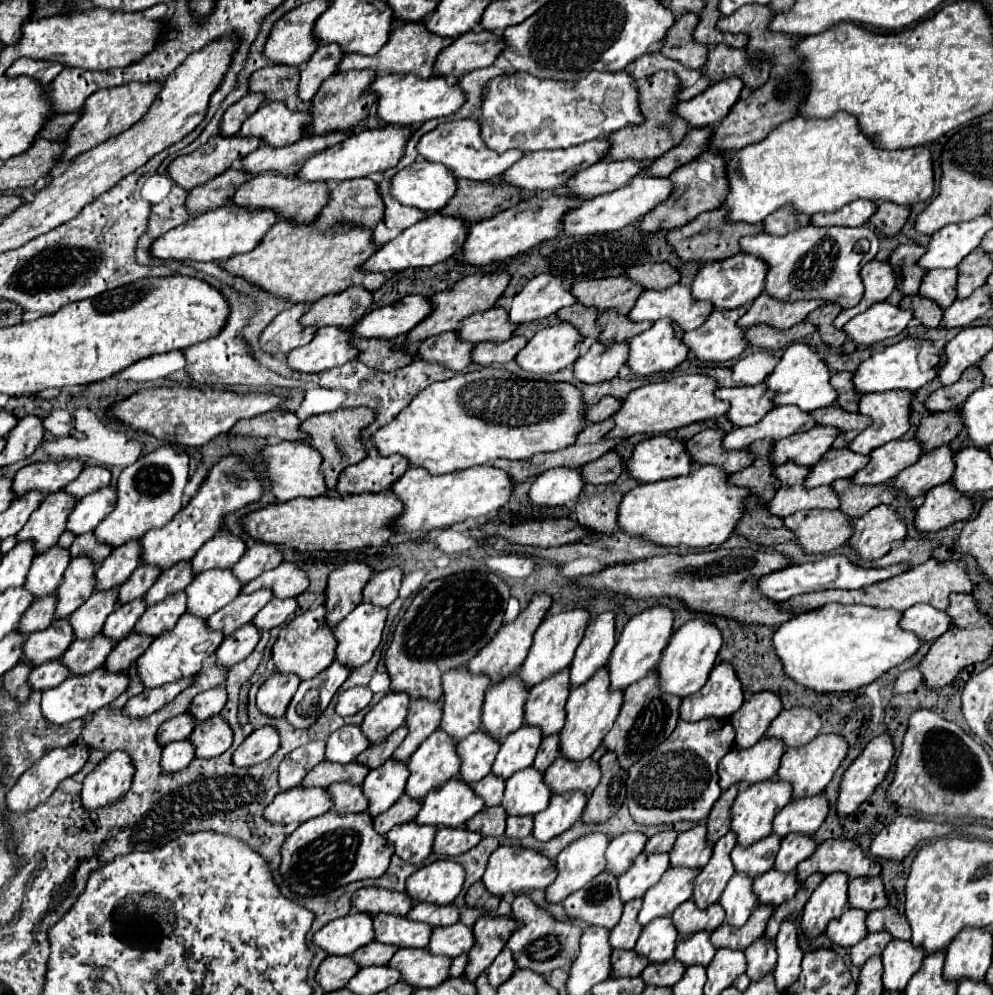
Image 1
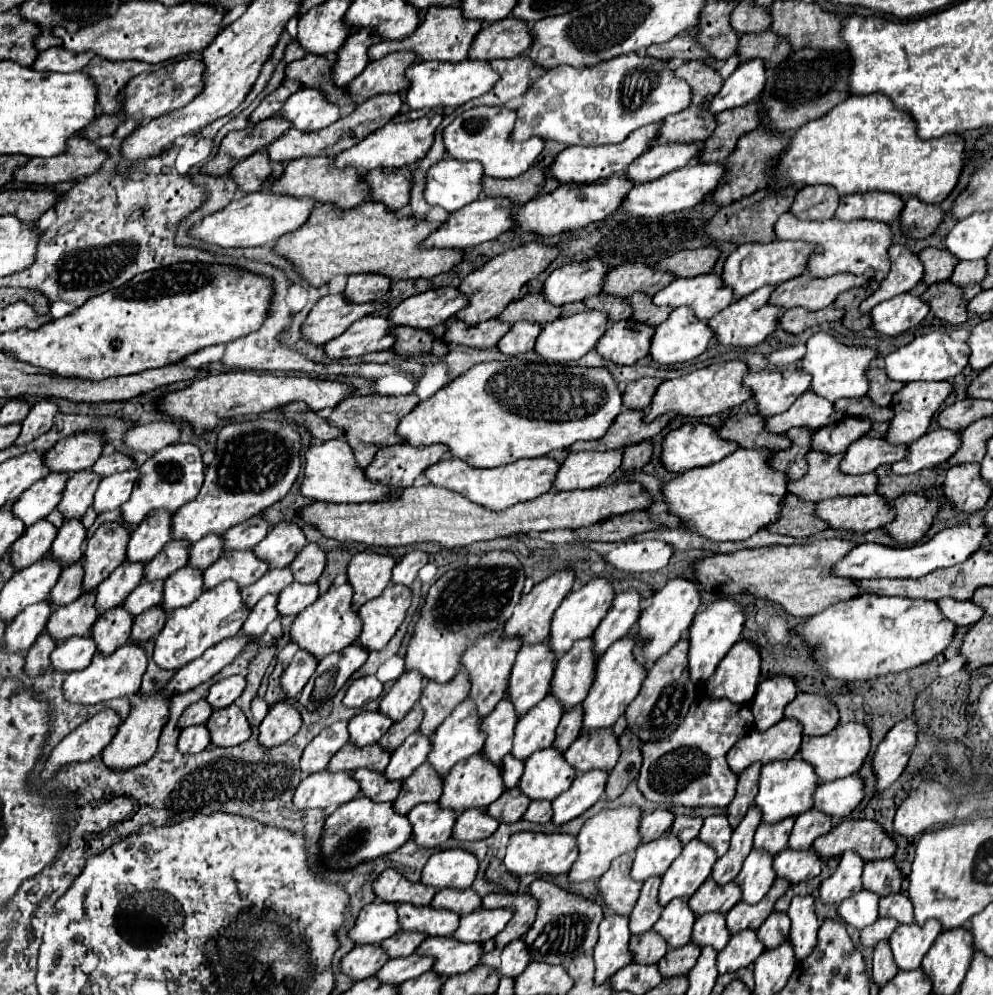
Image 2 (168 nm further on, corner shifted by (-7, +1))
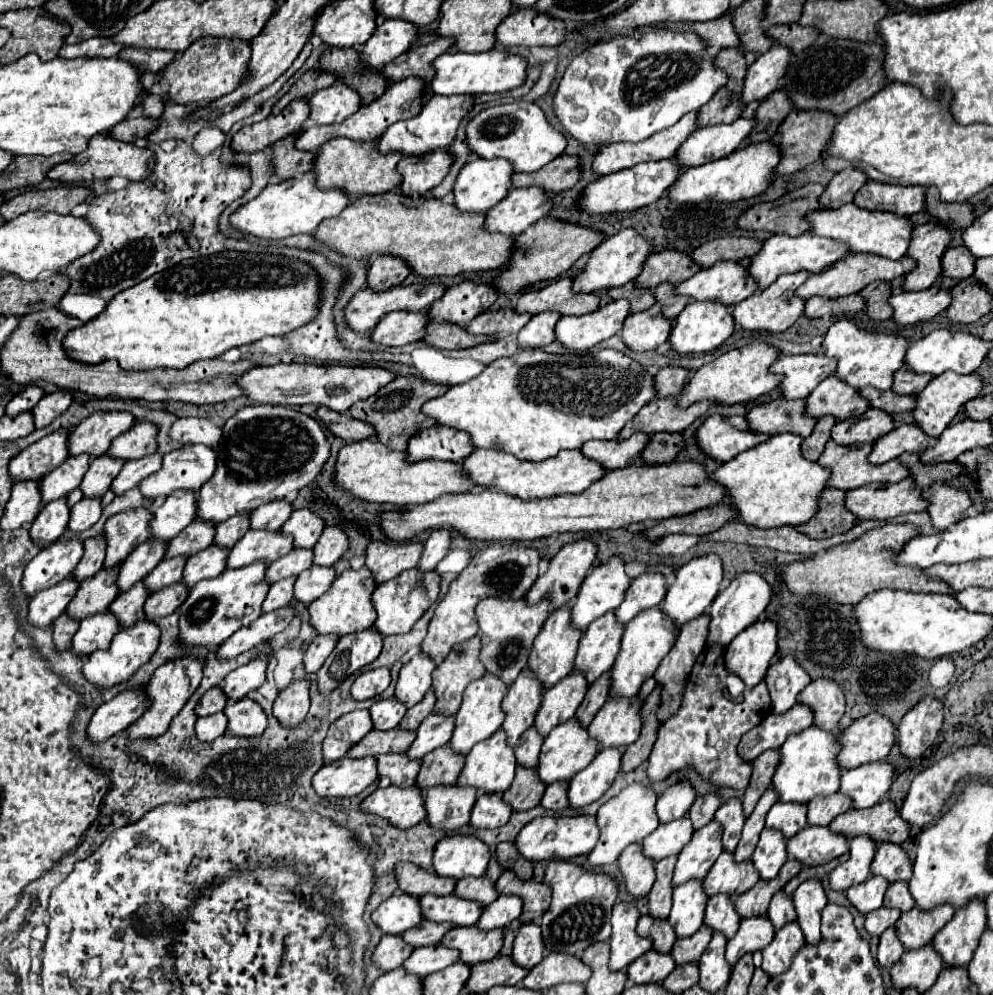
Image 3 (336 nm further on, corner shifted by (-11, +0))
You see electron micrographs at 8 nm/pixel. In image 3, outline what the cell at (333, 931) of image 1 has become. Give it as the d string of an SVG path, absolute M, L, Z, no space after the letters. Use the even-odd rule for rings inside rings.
M398 890L380 904L380 908L372 914L372 920L384 934L404 934L422 922L420 898Z

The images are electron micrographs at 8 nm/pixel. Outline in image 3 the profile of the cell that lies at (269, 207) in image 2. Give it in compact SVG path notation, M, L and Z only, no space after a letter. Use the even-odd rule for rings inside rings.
M306 172L306 174L300 174L296 178L282 180L278 184L268 184L260 192L260 196L256 196L248 204L240 206L230 216L230 222L238 230L254 234L258 238L280 240L280 238L286 238L286 236L292 236L292 234L312 234L312 232L316 232L316 228L322 220L338 216L344 210L344 206L348 206L348 202L350 202L350 196L346 194L346 190L318 188L316 186L316 174Z

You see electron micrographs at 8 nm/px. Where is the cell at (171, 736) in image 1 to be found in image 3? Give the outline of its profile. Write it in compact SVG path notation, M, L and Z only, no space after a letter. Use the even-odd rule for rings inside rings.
M214 686L200 698L200 702L196 706L196 714L198 716L210 716L216 712L222 712L226 702L228 702L228 696L222 692L222 688Z

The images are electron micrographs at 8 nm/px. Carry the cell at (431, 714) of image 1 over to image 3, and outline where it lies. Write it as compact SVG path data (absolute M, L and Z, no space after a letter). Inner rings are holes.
M472 636L456 644L450 654L434 668L432 672L432 688L436 690L436 714L454 716L462 704L462 692L466 686L480 678L486 668L480 662L480 638Z

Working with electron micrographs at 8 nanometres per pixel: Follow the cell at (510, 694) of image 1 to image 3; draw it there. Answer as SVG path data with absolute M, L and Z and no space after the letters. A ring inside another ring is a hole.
M564 604L562 608L556 608L550 612L548 620L544 622L536 642L534 642L534 650L528 658L528 668L542 680L544 690L556 682L560 682L564 676L568 676L572 672L574 666L574 658L576 658L576 650L582 638L582 632L576 630L570 622L570 604Z

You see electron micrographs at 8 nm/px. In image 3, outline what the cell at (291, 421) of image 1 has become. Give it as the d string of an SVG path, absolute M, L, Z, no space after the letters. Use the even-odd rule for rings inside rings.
M320 406L318 410L320 414L320 420L328 426L328 430L334 434L334 436L340 436L344 438L346 442L356 442L356 440L368 440L372 436L376 436L374 428L362 420L356 420L348 414L342 414L342 412L334 412L326 406Z

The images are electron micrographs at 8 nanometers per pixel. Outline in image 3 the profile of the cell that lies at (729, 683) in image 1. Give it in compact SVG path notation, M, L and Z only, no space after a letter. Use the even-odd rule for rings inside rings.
M774 620L754 622L726 646L726 668L736 672L746 686L756 686L778 650L776 640L778 628Z

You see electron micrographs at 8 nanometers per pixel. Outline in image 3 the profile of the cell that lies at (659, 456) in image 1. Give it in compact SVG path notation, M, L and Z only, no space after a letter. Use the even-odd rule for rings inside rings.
M714 414L706 418L706 422L698 428L696 440L700 448L714 460L718 462L728 462L736 454L754 448L760 442L768 440L768 434L754 432L748 428L738 428L746 426L744 416L720 416Z

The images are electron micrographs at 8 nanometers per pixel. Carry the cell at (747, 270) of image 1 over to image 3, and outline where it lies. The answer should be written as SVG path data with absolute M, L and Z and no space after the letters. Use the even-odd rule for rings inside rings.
M806 232L802 236L786 236L786 234L774 234L770 236L762 250L752 258L750 264L750 274L756 278L760 290L768 288L778 276L782 274L792 274L792 272L800 272L800 270L810 270L810 272L822 272L826 266L834 264L836 260L840 260L842 256L848 254L848 244L844 242L836 242L830 238L822 238L816 236L812 232Z

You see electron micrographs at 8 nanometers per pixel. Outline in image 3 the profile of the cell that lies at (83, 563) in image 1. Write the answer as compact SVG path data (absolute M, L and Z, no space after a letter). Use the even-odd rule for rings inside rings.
M148 508L124 510L112 518L108 518L104 534L106 534L106 568L120 564L128 554L150 538L150 520L152 512Z

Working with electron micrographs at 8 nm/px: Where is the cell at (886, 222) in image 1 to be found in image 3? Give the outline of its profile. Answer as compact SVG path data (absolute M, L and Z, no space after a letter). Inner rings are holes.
M934 186L926 192L926 210L938 222L942 222L944 226L948 226L952 230L966 230L976 220L974 206L970 202L952 202L952 204L946 204L946 202L940 200L938 190L934 190Z

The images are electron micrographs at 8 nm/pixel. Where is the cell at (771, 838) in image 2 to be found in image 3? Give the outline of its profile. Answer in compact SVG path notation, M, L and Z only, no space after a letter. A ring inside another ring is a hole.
M776 802L768 816L766 816L766 828L776 828L780 830L786 838L792 838L796 832L808 826L806 820L806 804L798 802Z

